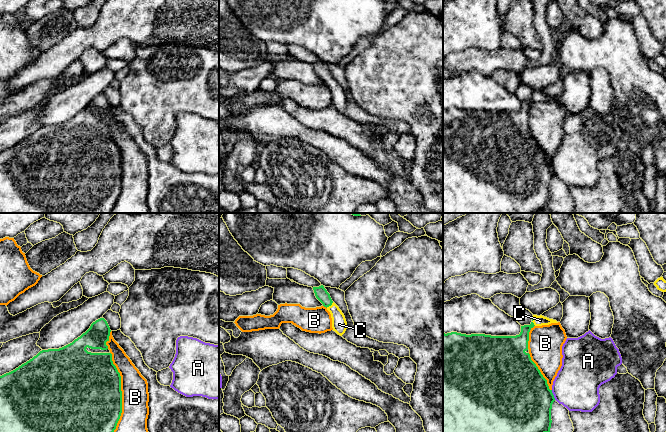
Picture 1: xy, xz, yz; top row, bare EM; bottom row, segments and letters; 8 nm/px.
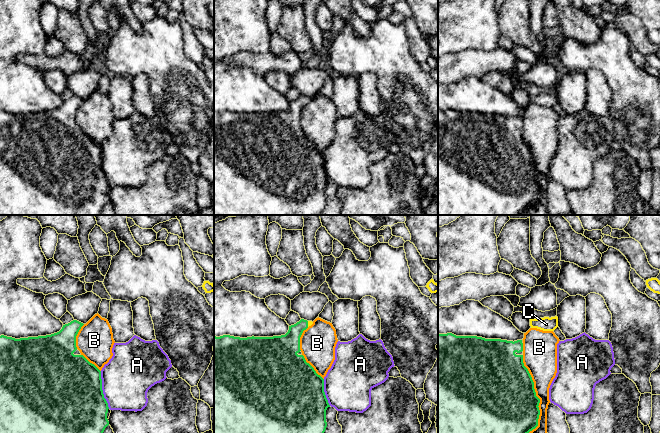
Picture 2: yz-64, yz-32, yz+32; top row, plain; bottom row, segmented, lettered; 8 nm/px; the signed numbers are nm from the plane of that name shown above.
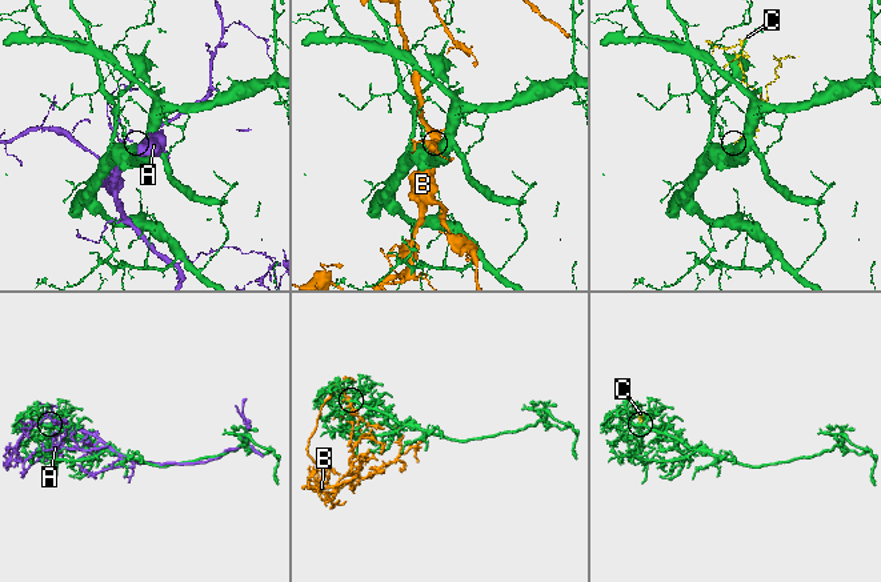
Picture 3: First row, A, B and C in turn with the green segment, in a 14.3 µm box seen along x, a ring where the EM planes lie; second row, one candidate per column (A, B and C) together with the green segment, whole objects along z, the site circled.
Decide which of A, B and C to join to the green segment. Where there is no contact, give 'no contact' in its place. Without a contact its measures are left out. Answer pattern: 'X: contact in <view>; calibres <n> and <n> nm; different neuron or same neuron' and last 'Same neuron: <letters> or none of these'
A: contact in yz; calibres 460 and 360 nm; different neuron
B: contact in xy; calibres 500 and 220 nm; different neuron
C: contact in xz; calibres 100 and 120 nm; same neuron
Same neuron: C

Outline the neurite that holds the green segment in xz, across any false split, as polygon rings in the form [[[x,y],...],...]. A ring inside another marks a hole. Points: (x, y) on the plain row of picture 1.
[[[323,61],[313,63],[316,74],[323,80],[331,90],[332,104],[338,111],[342,112],[347,105],[347,98],[339,83],[332,77],[330,70]]]

